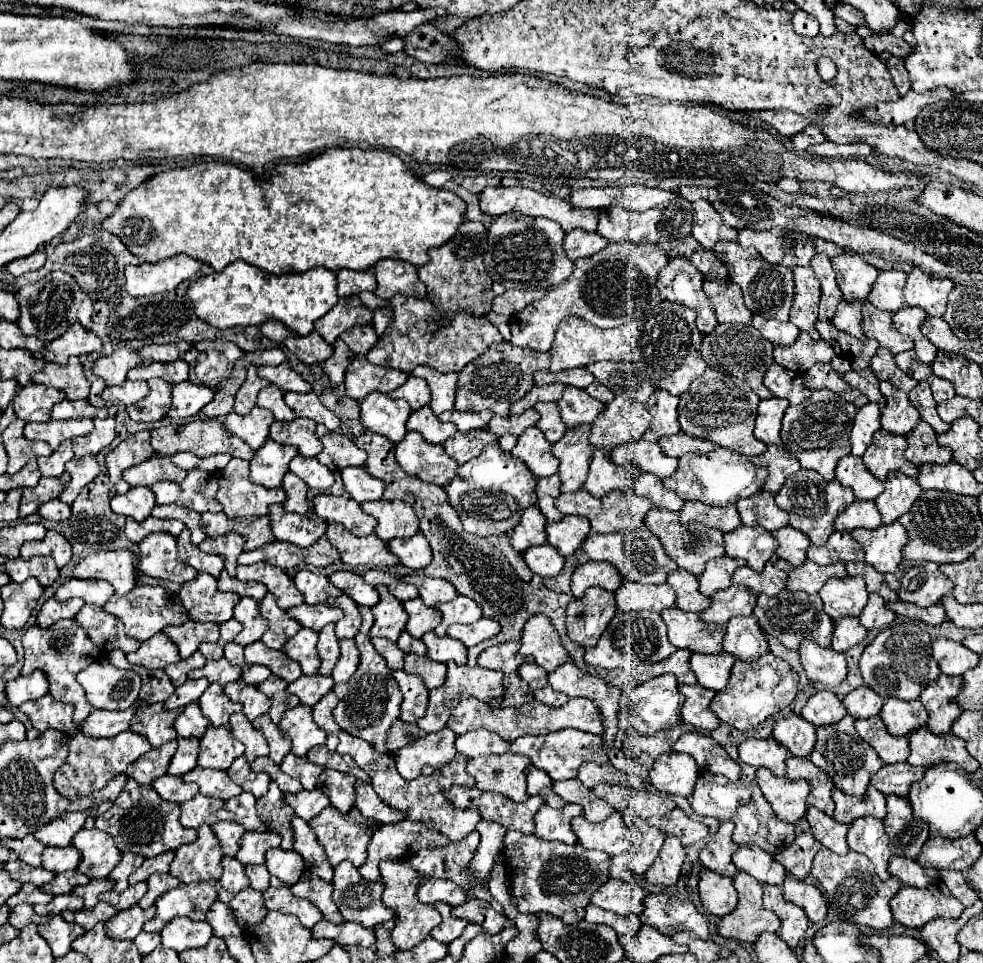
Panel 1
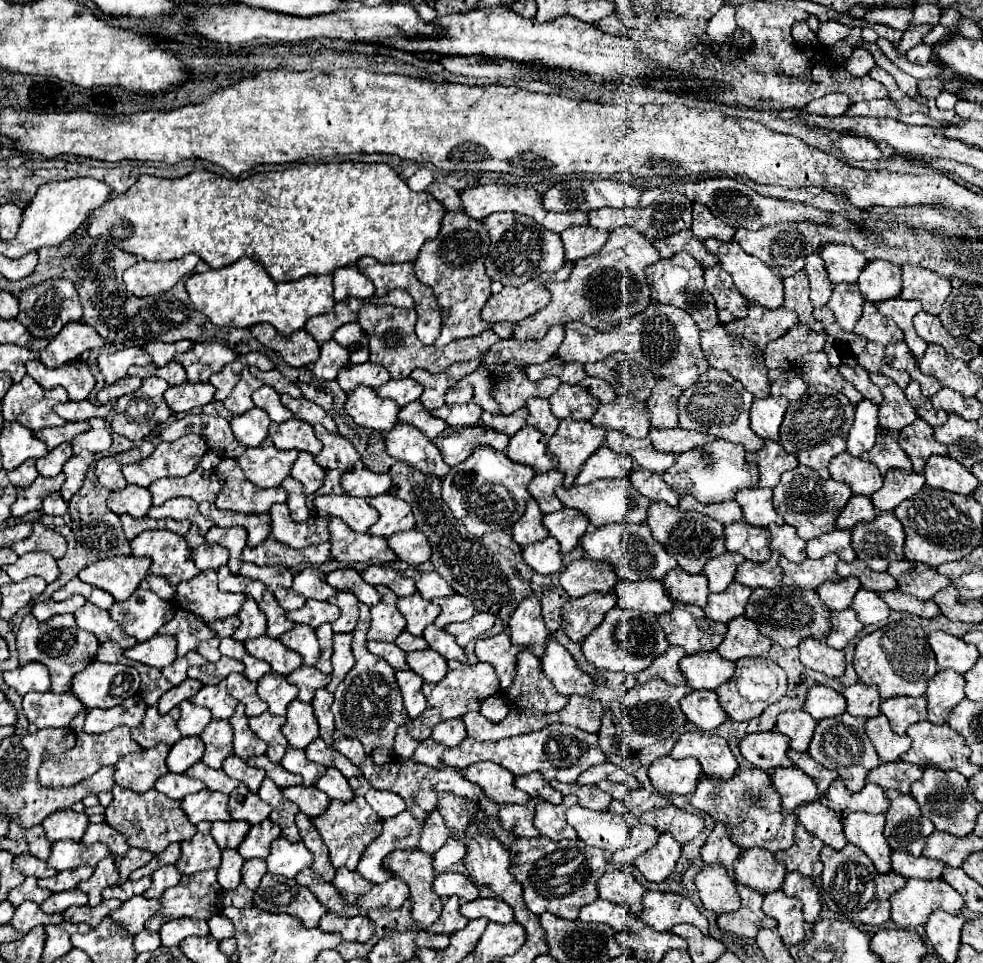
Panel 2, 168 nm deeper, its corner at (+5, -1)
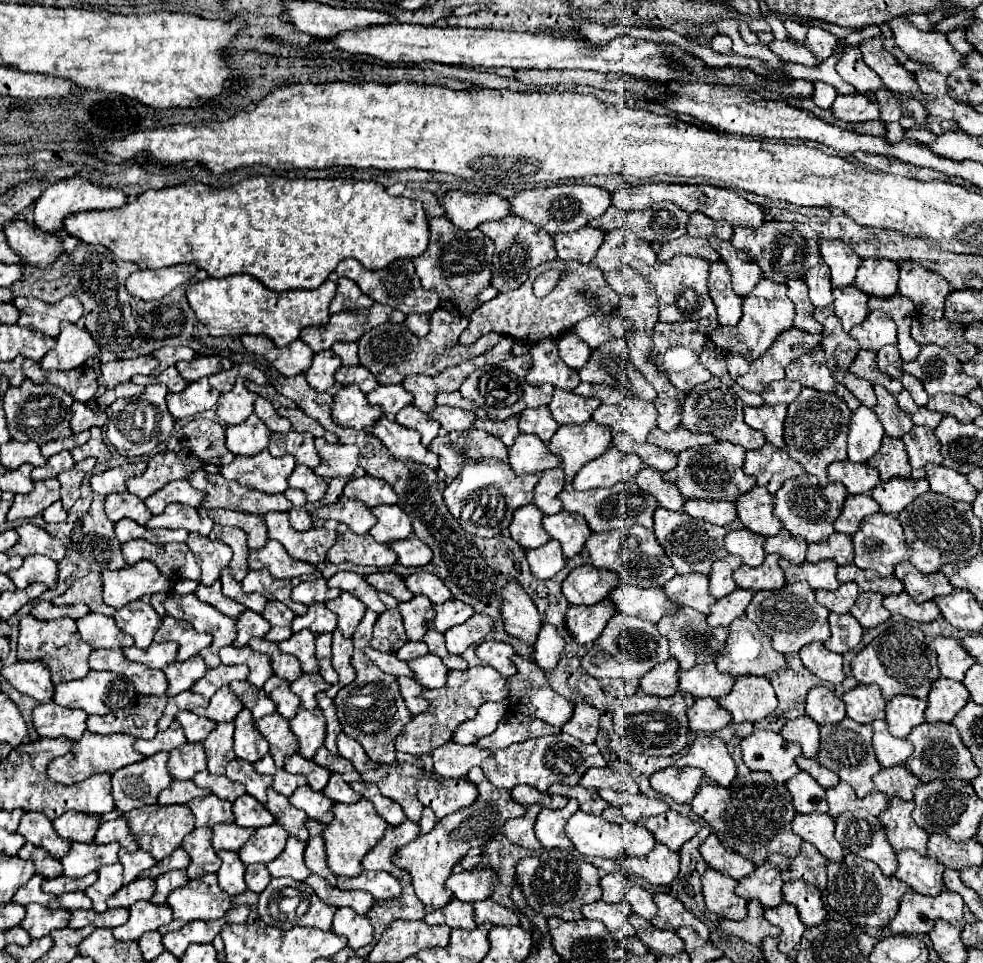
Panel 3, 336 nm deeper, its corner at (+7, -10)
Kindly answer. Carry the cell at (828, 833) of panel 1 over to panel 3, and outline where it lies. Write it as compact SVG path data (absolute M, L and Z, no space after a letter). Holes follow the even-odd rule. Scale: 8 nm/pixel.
M796 814L792 830L806 842L814 844L828 860L840 862L844 858L842 846L834 840L834 820L828 814Z

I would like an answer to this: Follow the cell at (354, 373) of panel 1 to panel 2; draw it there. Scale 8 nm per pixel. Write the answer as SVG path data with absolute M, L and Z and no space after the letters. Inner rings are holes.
M348 363L340 373L338 373L338 379L340 387L350 393L354 391L356 387L360 385L366 385L366 387L372 387L372 389L378 389L380 385L388 383L390 381L390 375L384 367L376 365L376 363L362 363L362 365L354 365L354 363Z

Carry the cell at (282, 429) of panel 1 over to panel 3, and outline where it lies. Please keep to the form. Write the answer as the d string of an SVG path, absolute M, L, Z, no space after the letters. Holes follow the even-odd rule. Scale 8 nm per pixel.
M294 430L286 434L272 434L268 450L272 456L292 454L298 464L304 464L310 468L316 468L320 464L318 452L314 448L314 436L310 434L298 434Z

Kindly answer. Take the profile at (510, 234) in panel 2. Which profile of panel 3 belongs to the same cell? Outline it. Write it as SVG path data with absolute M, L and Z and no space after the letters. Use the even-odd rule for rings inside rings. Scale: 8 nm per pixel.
M506 216L502 220L484 222L484 224L478 226L478 230L496 244L490 284L498 292L510 292L510 290L518 288L522 282L526 282L526 276L528 276L530 268L556 258L554 238L548 232L540 230L538 226L534 226L534 224L526 222L526 220L520 220L518 216Z

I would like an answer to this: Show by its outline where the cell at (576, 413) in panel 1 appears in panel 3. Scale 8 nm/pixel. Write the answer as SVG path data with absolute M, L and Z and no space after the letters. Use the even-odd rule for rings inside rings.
M554 388L552 402L548 404L550 412L554 414L554 420L558 424L582 424L592 418L594 408L600 406L600 400L596 398L584 398L568 390Z

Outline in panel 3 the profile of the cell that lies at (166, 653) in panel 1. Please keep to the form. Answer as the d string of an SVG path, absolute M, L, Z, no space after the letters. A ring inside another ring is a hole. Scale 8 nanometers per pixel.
M152 642L148 648L140 650L136 646L130 646L130 648L122 648L124 650L124 656L132 662L140 662L144 666L150 666L150 668L158 668L162 670L166 664L174 662L176 660L176 650L178 650L178 644L174 642Z

